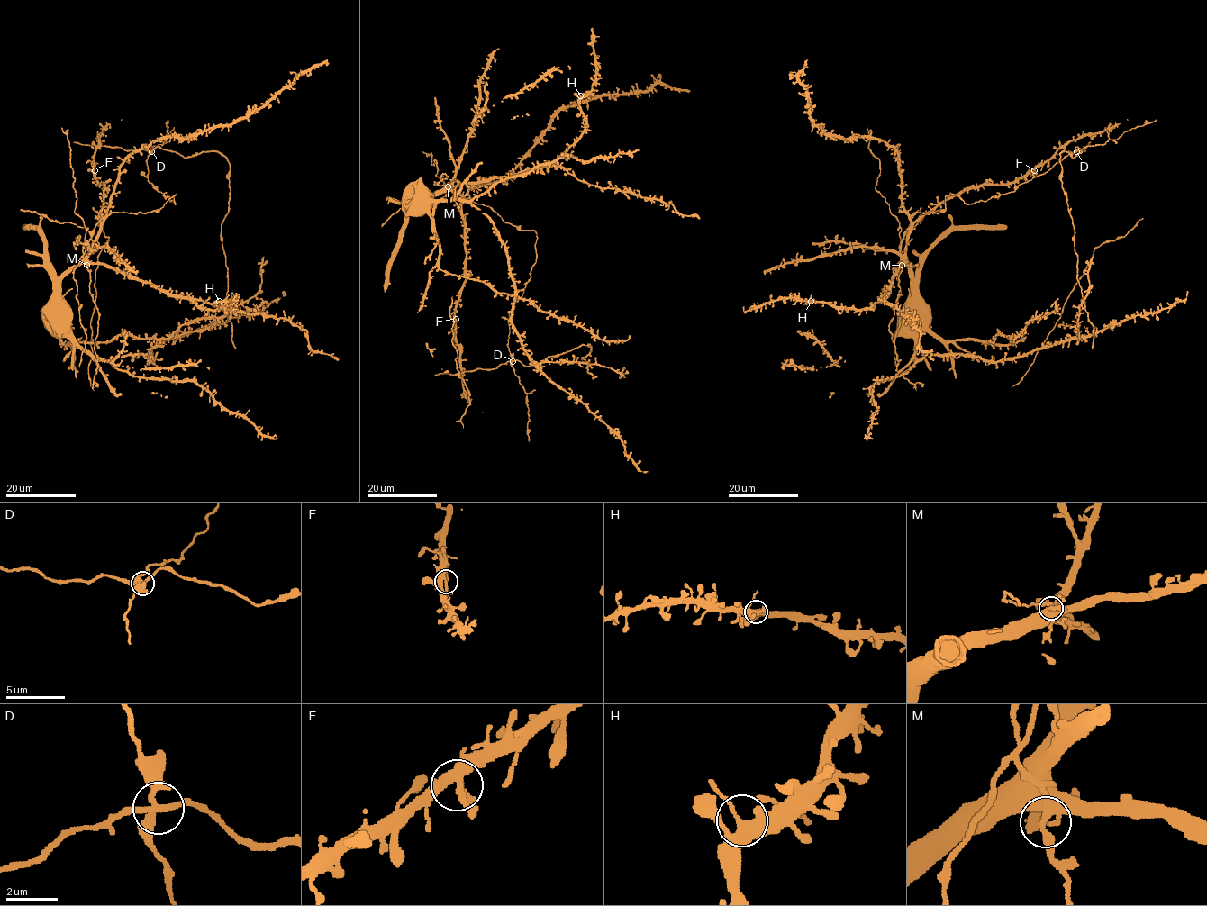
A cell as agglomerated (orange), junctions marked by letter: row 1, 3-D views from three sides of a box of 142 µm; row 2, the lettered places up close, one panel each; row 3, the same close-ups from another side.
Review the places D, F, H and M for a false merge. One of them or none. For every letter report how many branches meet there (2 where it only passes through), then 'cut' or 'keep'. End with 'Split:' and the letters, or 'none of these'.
D: 4 | cut
F: 4 | keep
H: 4 | keep
M: 4 | keep
Split: D

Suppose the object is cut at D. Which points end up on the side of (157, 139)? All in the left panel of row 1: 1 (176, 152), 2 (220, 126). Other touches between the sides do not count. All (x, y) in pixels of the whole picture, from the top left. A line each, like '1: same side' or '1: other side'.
1: other side
2: same side

